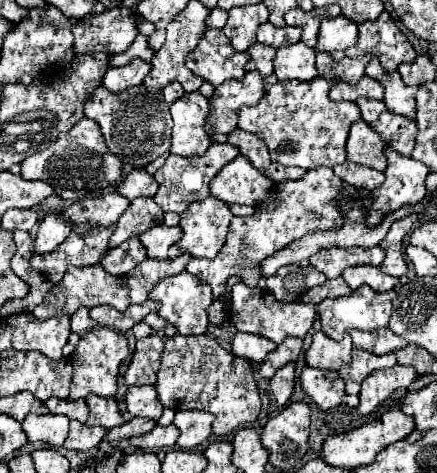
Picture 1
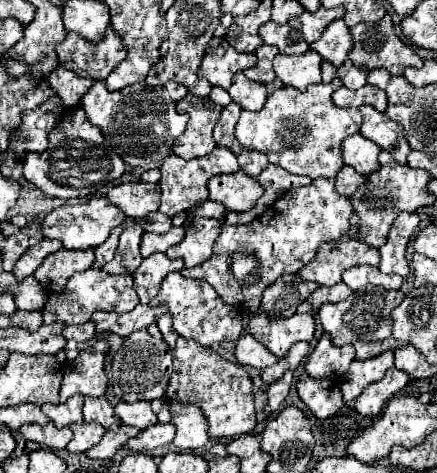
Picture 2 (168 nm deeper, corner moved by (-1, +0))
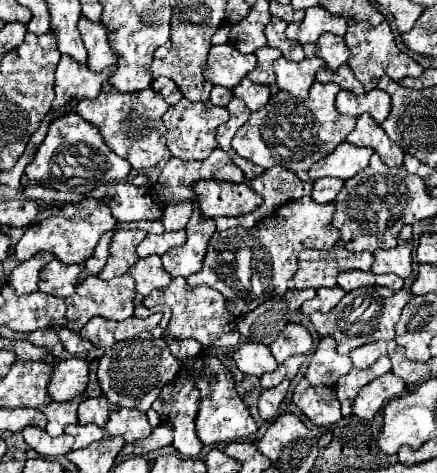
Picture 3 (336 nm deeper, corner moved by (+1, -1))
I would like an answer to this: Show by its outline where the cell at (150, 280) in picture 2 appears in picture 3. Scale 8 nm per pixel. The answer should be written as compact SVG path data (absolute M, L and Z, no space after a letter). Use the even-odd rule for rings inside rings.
M149 255L139 259L131 269L129 275L135 279L135 305L141 305L143 299L159 287L167 287L171 283L169 273L165 273L159 255Z

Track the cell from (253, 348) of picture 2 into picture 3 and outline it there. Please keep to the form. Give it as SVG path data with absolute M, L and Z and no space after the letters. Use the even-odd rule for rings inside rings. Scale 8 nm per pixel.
M261 343L239 345L237 351L233 353L233 359L239 371L247 375L255 375L255 377L261 377L263 373L277 369L277 361L273 361L269 347Z

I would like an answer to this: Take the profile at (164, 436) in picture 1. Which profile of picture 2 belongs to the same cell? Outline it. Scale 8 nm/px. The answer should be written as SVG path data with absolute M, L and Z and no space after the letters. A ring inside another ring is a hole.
M153 424L151 428L139 432L139 436L131 438L127 442L127 448L133 452L147 452L165 444L171 444L175 438L175 426L173 424Z

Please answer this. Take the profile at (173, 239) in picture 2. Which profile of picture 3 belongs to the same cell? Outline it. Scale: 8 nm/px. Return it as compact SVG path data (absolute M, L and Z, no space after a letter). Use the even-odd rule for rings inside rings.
M175 231L175 233L161 233L161 235L147 235L139 247L137 253L139 257L149 257L149 255L163 255L173 247L179 247L185 243L185 231Z

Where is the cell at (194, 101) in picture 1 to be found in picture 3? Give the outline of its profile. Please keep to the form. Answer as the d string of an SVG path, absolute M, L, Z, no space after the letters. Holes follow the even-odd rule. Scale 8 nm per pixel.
M181 99L177 105L167 109L163 121L165 121L165 145L171 151L171 155L193 161L193 159L207 159L211 155L211 151L217 147L215 131L219 125L229 121L229 113L225 107L217 107L211 101L191 103Z

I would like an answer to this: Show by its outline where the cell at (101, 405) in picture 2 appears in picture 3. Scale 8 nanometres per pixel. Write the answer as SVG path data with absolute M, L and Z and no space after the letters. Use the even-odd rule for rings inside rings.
M101 395L101 397L89 397L87 401L83 401L77 409L77 419L79 425L87 425L87 423L95 423L101 429L107 425L109 421L109 413L111 413L113 405Z

